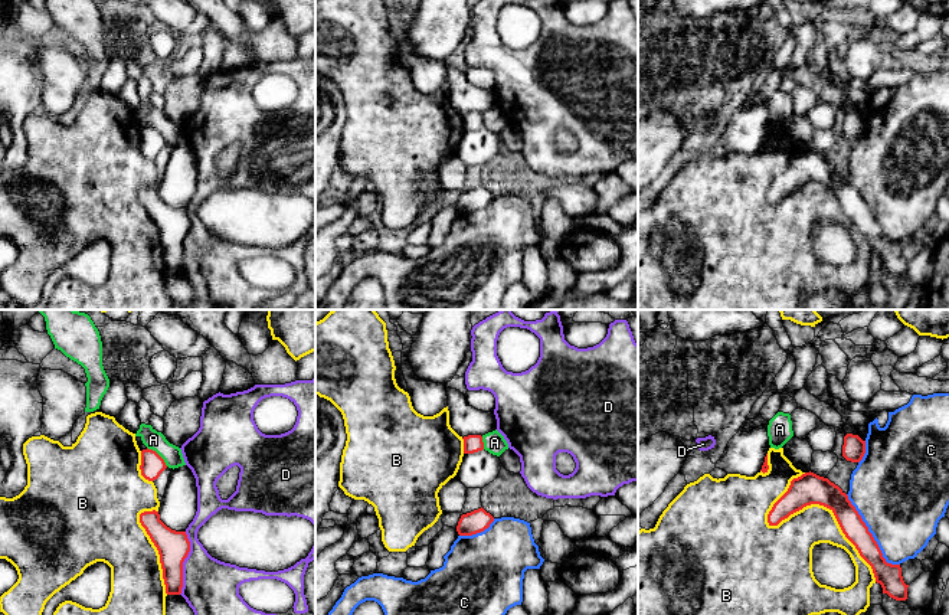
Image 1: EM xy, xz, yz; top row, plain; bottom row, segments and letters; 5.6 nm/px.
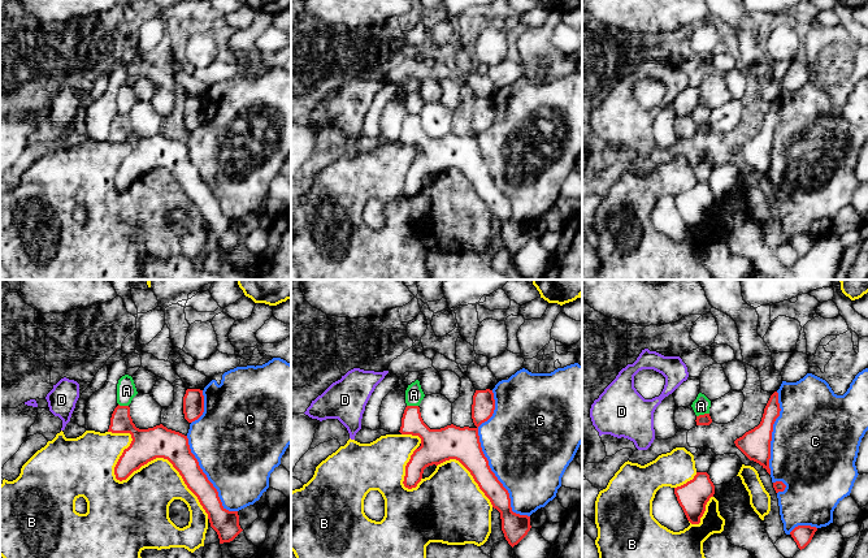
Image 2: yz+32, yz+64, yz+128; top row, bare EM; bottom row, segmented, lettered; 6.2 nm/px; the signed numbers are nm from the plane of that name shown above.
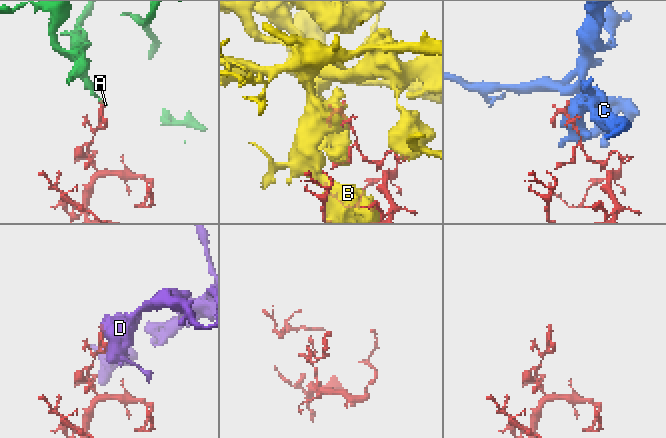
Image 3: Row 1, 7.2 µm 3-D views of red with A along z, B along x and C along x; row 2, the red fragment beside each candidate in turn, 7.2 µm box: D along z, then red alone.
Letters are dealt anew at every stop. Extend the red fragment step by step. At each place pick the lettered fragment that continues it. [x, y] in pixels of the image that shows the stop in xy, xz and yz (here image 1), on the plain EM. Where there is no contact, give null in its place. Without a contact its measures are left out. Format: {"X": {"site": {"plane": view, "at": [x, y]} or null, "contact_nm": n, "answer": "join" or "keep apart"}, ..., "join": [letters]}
{"A": {"site": {"plane": "xy", "at": [159, 133]}, "contact_nm": 160, "answer": "keep apart"}, "B": {"site": {"plane": "yz", "at": [812, 180]}, "contact_nm": 750, "answer": "keep apart"}, "C": {"site": {"plane": "yz", "at": [871, 212]}, "contact_nm": 500, "answer": "keep apart"}, "D": {"site": {"plane": "xy", "at": [182, 241]}, "contact_nm": 360, "answer": "keep apart"}, "join": []}

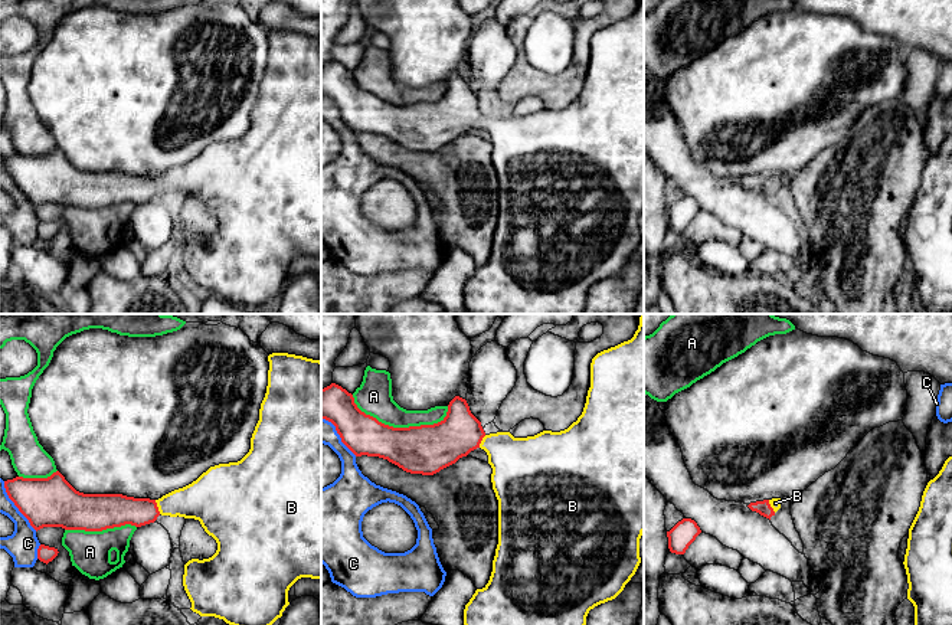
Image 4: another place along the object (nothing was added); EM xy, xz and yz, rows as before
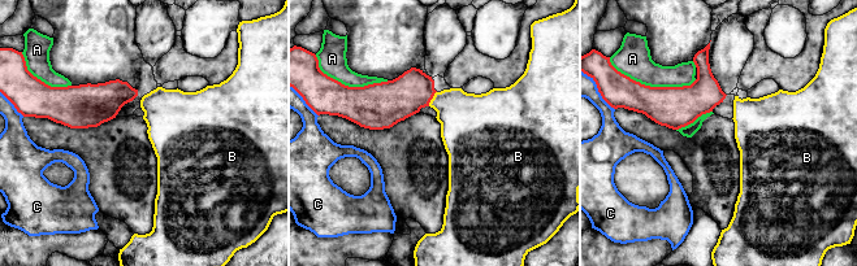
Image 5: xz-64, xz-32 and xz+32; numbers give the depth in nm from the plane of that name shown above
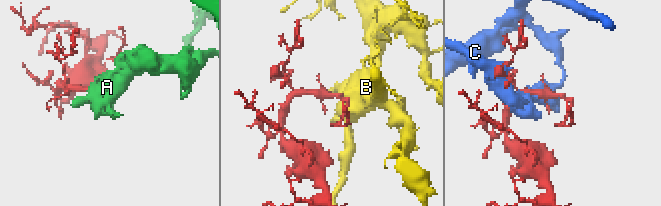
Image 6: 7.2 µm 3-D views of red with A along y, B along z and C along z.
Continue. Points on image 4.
{"A": {"site": {"plane": "xz", "at": [398, 105]}, "contact_nm": 550, "answer": "keep apart"}, "B": {"site": {"plane": "xy", "at": [157, 185]}, "contact_nm": 90, "answer": "join"}, "C": {"site": {"plane": "xy", "at": [38, 229]}, "contact_nm": 80, "answer": "keep apart"}, "join": ["B"]}

